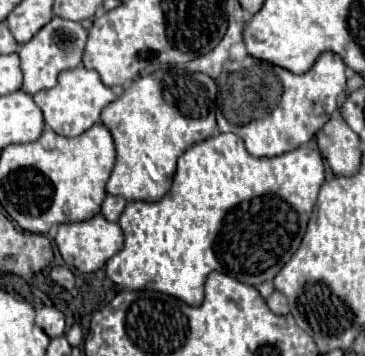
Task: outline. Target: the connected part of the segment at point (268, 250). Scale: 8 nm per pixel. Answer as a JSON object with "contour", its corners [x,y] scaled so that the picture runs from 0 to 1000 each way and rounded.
{"contour":[[[603,374],[526,407],[493,447],[466,542],[433,570],[356,565],[329,610],[340,649],[340,699],[290,739],[290,772],[340,812],[411,812],[471,829],[510,857],[542,862],[559,840],[559,789],[570,767],[603,761],[663,795],[707,806],[756,778],[756,767],[811,711],[844,615],[855,604],[893,475],[882,435],[822,413],[762,441],[690,441],[668,396],[641,374]]]}

